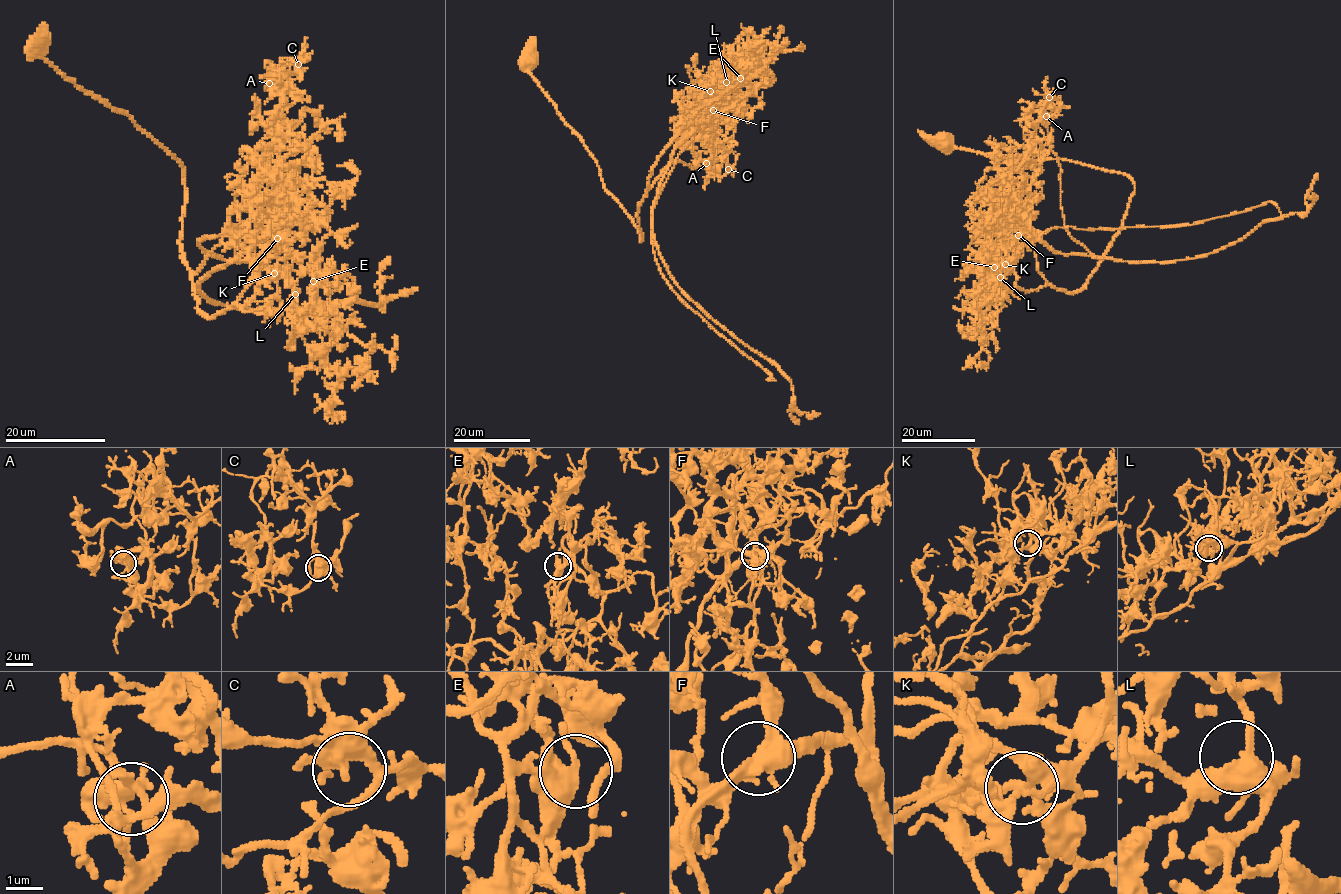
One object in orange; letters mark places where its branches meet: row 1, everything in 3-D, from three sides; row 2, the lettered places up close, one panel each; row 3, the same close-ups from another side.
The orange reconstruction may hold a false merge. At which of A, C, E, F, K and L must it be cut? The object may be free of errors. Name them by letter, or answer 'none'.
F

